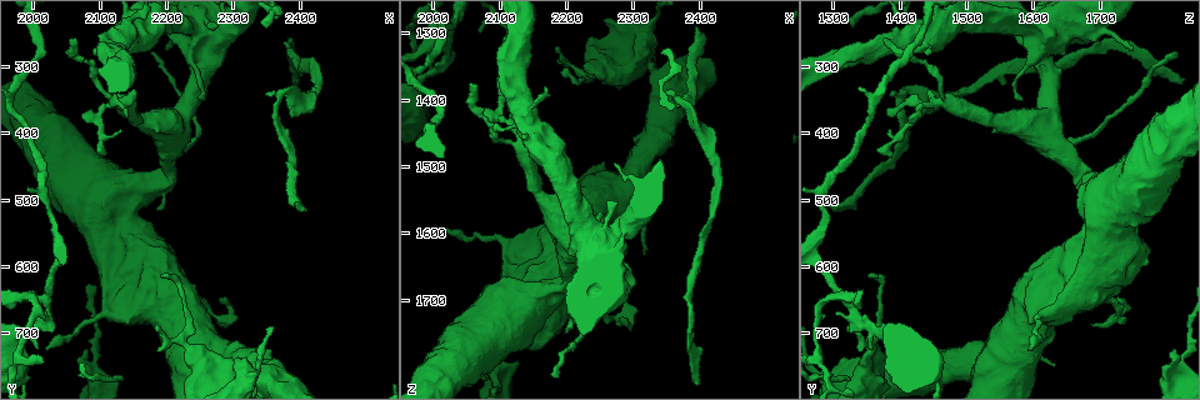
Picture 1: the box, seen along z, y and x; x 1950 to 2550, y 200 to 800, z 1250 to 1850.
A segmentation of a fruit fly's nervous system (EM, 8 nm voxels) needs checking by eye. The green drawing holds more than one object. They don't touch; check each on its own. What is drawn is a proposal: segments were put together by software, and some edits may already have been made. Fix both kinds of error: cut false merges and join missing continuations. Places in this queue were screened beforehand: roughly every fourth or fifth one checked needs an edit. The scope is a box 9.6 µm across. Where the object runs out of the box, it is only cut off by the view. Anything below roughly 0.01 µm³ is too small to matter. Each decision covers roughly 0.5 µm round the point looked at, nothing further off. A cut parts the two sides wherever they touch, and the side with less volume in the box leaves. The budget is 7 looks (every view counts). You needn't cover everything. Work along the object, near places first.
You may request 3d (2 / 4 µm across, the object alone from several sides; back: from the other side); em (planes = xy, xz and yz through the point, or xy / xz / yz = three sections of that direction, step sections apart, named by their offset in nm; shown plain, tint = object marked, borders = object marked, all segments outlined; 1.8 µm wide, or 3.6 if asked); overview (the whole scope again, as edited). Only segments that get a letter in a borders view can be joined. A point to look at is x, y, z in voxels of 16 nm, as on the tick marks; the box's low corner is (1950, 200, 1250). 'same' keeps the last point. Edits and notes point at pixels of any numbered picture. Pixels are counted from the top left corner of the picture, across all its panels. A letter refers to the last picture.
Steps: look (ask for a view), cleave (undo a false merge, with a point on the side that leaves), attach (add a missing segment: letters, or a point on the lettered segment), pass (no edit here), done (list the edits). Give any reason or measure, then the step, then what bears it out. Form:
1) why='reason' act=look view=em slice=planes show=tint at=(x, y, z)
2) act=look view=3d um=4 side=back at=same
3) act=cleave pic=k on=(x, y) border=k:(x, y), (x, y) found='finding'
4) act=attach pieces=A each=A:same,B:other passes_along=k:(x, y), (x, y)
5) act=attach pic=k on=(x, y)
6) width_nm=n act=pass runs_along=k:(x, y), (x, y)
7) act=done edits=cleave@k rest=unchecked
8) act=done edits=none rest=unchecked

why='abrupt turn' act=look view=em slice=yz step=4 show=tint at=(2370, 340, 1410)

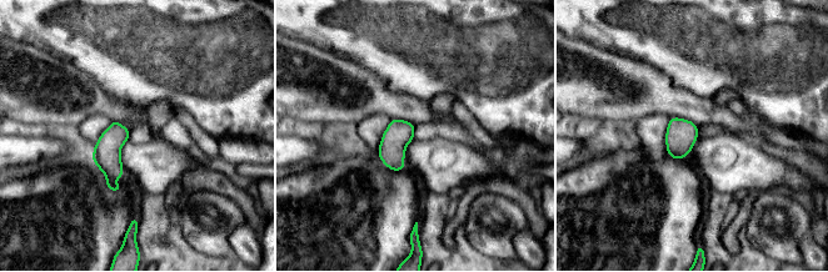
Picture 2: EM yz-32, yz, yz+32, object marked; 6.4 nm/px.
act=look view=em slice=planes show=borders at=same

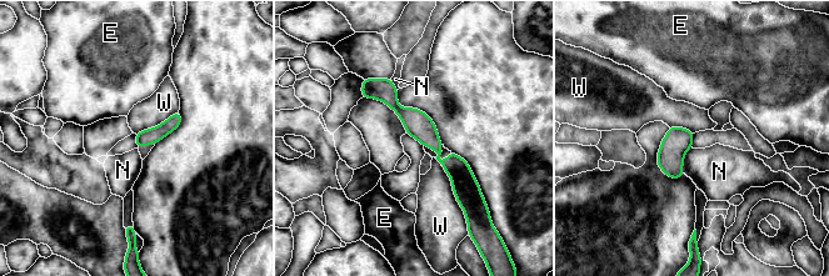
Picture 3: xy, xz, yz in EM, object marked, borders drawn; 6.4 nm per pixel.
longest_contact=W:320nm act=pass each=E:other,N:other,W:other runs_along=3:(366, 83), (435, 144), (462, 197) found='one neuron here'

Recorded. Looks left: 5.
why='four arms meet' act=look view=3d um=2 at=(2020, 650, 1320)

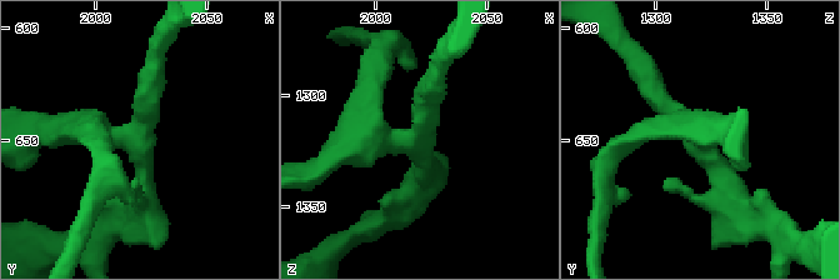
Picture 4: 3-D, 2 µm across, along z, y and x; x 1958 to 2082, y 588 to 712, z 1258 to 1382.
why='shape alone is not enough' act=look view=em slice=xz step=16 show=tint at=(2020, 652, 1320)

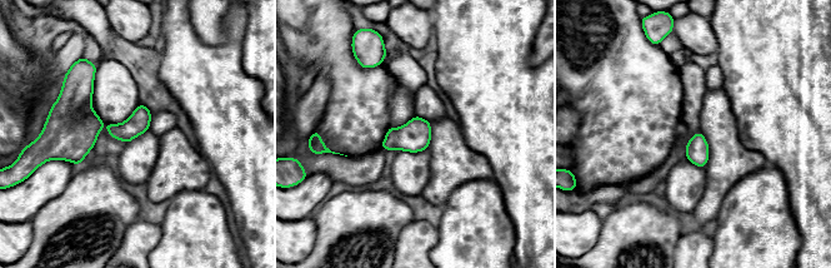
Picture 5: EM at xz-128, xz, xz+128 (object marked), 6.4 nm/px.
why='another direction' act=look view=em slice=planes show=borders at=same

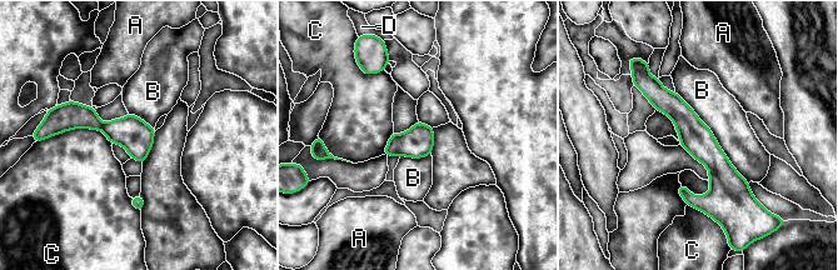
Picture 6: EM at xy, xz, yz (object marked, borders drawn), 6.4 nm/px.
longest_contact=B:750nm act=cleave pic=6 on=(70, 115) each=A:other,B:other,C:other,D:other border=6:(104, 124), (100, 129) found='a second neuron is stuck on'

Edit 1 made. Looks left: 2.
act=look view=overview

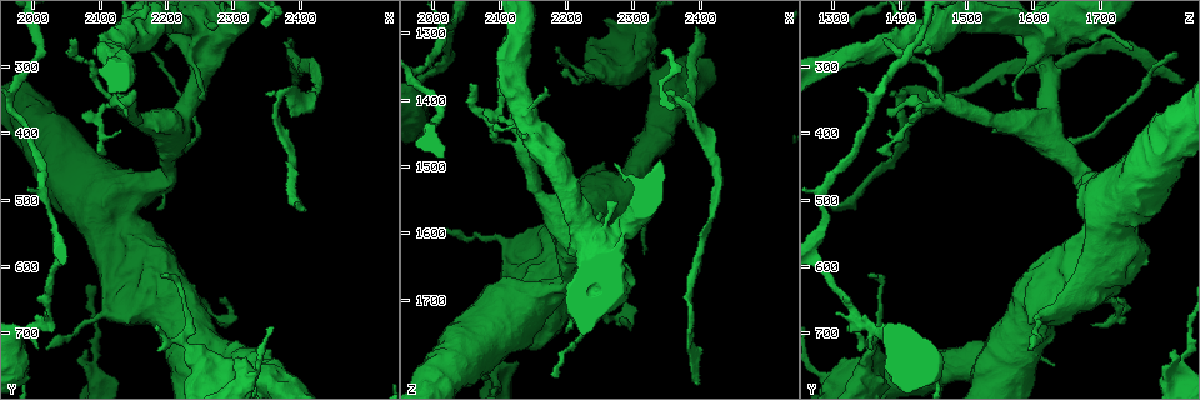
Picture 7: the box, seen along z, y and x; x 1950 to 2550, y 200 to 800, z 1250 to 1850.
why='branch stops here' act=look view=em slice=planes show=borders at=(2060, 255, 1380)

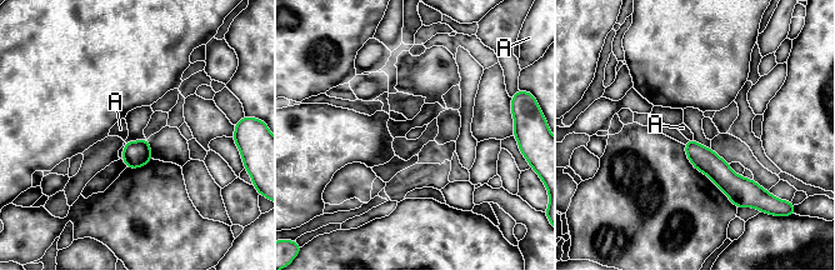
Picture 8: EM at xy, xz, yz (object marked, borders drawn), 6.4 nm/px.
width_nm=140 act=pass each=A:other border=8:(689, 139), (693, 140) found='no lettered segment goes on from it'

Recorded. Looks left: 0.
act=done edits=cleave@6 rest=unchecked

